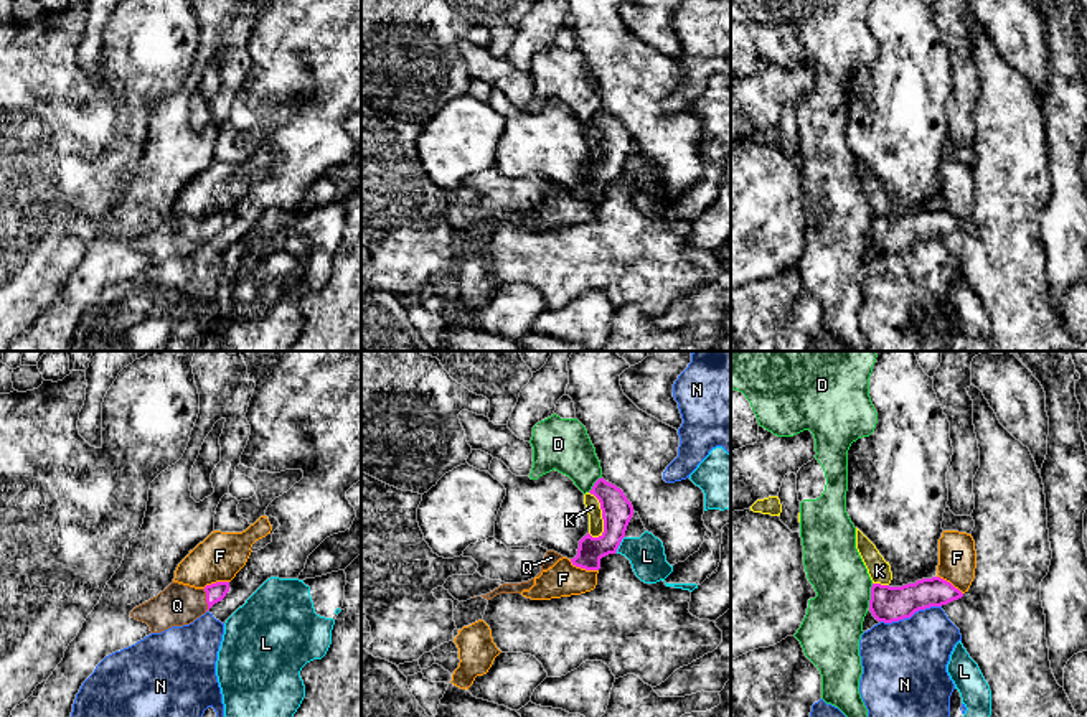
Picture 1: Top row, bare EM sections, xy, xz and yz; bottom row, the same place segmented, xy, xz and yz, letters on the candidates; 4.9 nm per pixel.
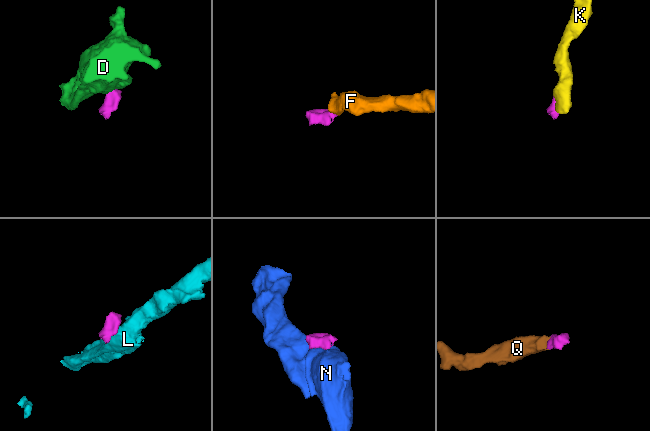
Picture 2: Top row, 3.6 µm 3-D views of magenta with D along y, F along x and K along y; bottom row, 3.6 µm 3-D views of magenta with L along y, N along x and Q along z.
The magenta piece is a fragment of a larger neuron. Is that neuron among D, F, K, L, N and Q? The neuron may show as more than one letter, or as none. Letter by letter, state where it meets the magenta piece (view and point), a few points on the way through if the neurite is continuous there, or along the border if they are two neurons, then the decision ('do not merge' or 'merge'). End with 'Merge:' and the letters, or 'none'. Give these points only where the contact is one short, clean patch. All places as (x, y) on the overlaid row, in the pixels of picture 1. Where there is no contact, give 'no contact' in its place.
D: yz (871, 595) | along yz (873, 584), (868, 607) | do not merge
F: xz (584, 567) | along xz (569, 559), (576, 566), (597, 571) | do not merge
K: xz (602, 515) | along xz (589, 492), (597, 500), (601, 510), (602, 533), (597, 538) | do not merge
L: xz (619, 544) | along xz (624, 536), (616, 551) | do not merge
N: yz (911, 615) | do not merge
Q: xy (207, 600) | across xy (215, 592), (207, 600), (177, 605) | merge
Merge: Q

